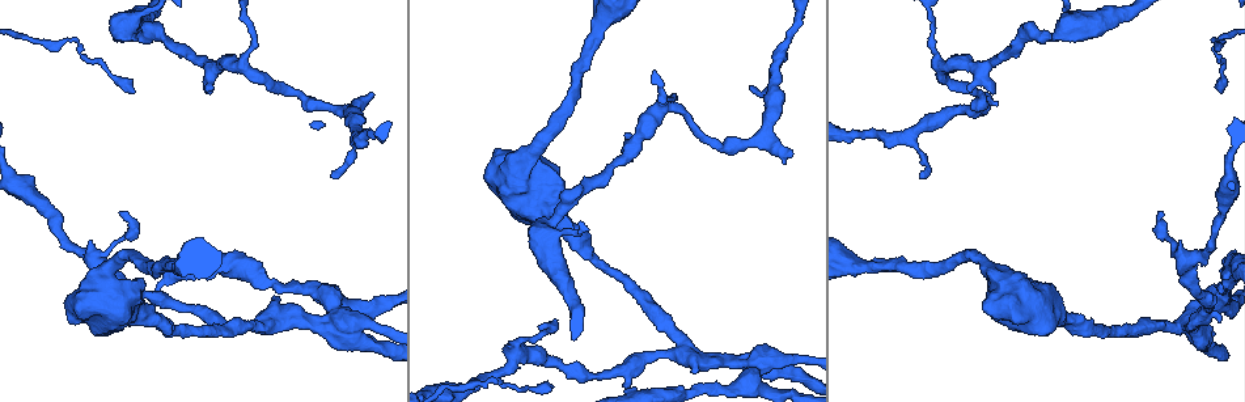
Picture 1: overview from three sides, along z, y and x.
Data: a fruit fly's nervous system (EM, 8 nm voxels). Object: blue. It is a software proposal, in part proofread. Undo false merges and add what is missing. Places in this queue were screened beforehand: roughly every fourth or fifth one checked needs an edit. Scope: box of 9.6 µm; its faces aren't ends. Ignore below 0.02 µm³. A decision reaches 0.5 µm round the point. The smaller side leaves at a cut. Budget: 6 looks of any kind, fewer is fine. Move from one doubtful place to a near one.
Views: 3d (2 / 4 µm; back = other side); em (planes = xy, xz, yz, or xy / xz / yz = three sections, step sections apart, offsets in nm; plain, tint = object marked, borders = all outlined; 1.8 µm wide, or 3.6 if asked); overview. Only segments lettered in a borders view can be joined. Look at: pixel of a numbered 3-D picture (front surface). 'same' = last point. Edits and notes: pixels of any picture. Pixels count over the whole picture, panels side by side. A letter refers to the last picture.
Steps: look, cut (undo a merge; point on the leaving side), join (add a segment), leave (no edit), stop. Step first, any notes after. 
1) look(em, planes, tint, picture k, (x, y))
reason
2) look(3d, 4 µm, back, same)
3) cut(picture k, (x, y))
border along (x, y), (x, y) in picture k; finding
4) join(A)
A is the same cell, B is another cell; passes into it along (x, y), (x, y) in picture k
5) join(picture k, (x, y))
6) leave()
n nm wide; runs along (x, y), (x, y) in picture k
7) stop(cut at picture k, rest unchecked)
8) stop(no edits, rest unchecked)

look(em, xz, step 16, borders, picture 1, (1186, 260))
abrupt turn

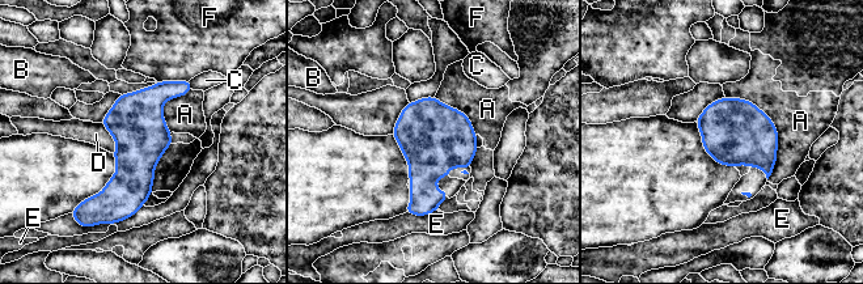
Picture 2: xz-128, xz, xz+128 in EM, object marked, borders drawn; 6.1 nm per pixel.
leave()
A, B, C, D, E and F are other cells; all the same neuron

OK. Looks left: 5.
look(3d, 4 µm, picture 1, (679, 348))
three arms meet

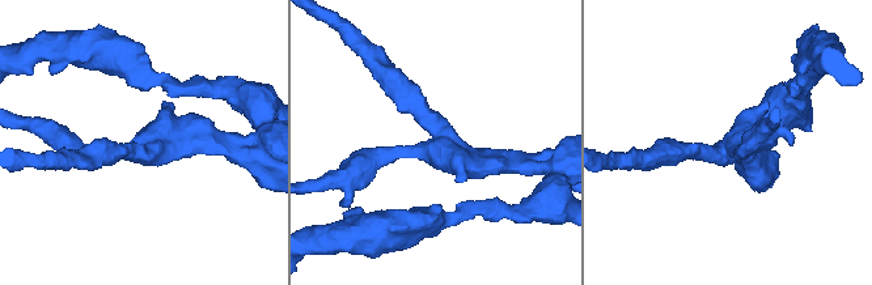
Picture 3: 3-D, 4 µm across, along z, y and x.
look(em, planes, borders, picture 3, (437, 145))
shape alone is not enough

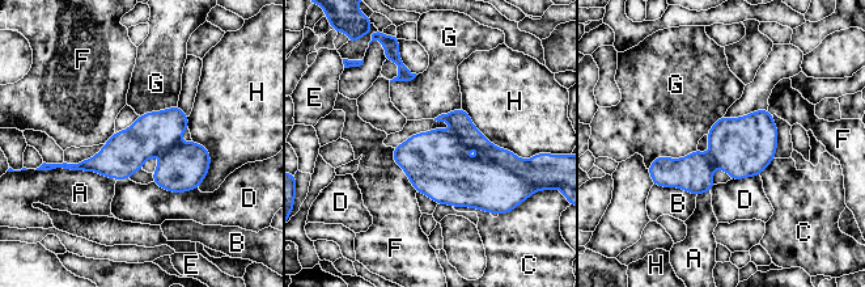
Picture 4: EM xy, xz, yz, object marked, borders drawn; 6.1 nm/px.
leave()
A, B, C, D, E, F, G and H are other cells; border along (696, 147), (647, 168) in picture 4; all the same neuron

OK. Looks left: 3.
look(3d, 4 µm, picture 1, (492, 382))
sharp bend

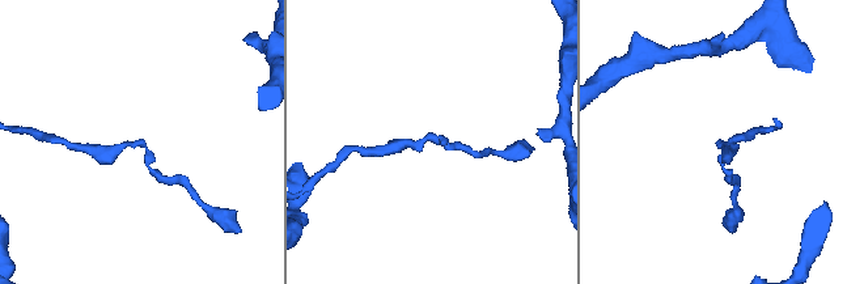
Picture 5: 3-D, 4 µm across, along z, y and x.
look(em, yz, step 16, tint, picture 5, (433, 140))

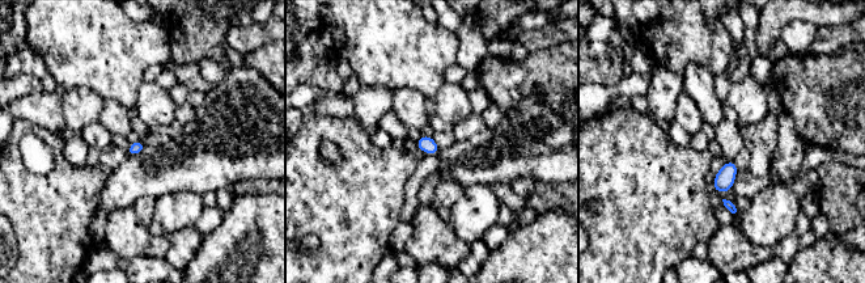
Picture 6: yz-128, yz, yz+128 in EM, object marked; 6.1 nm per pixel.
look(em, planes, borders, same)
cut it another way

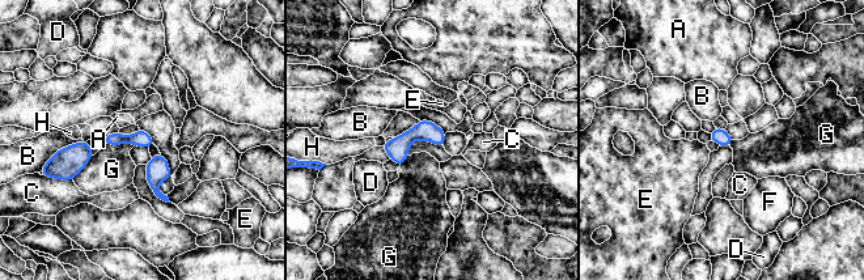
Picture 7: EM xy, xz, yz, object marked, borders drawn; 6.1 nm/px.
leave()
100 nm wide; A, B, C, D, E, F, G and H are other cells; border along (134, 144), (105, 145) in picture 7; all the same neuron

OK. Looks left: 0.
stop(no edits, rest unchecked)

